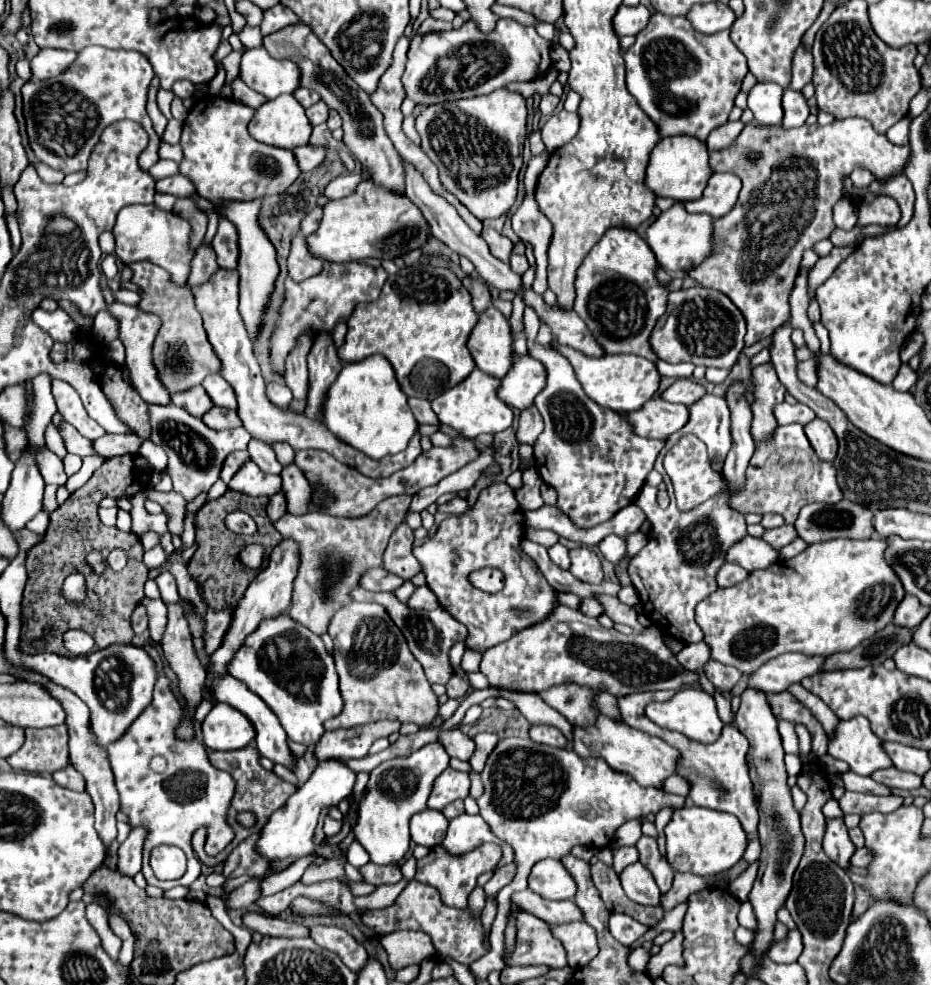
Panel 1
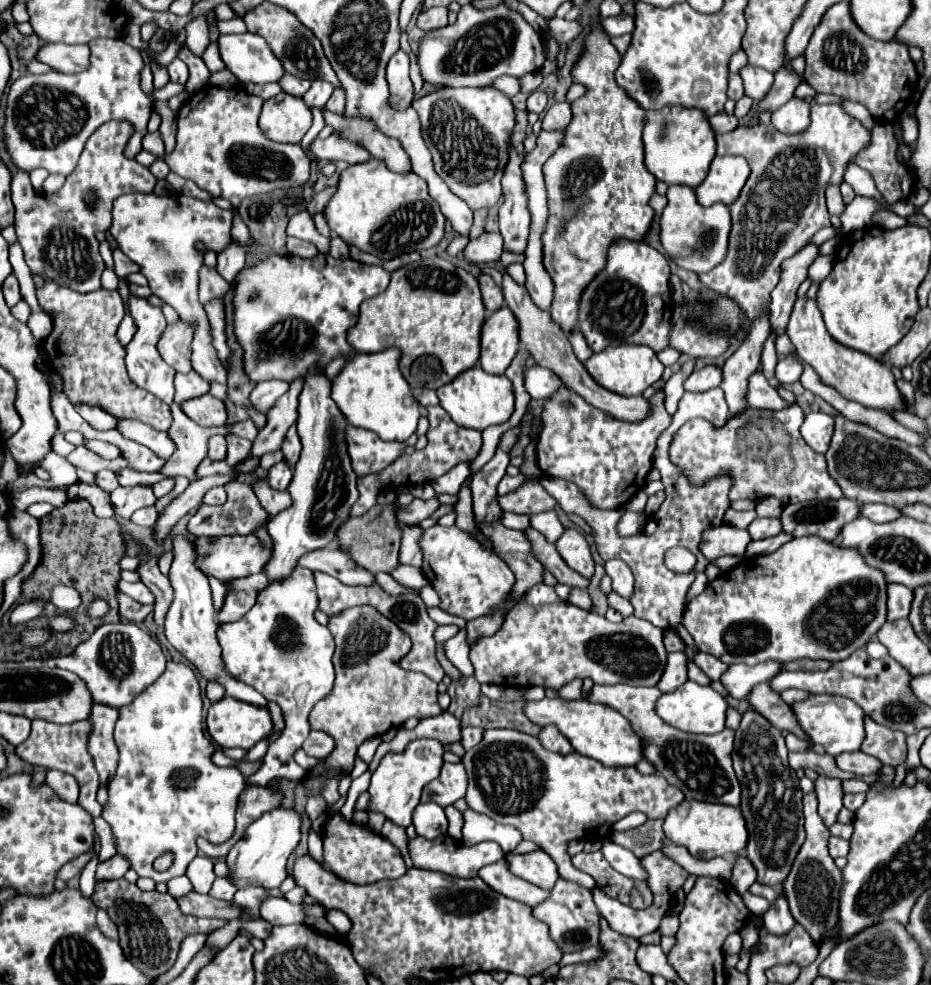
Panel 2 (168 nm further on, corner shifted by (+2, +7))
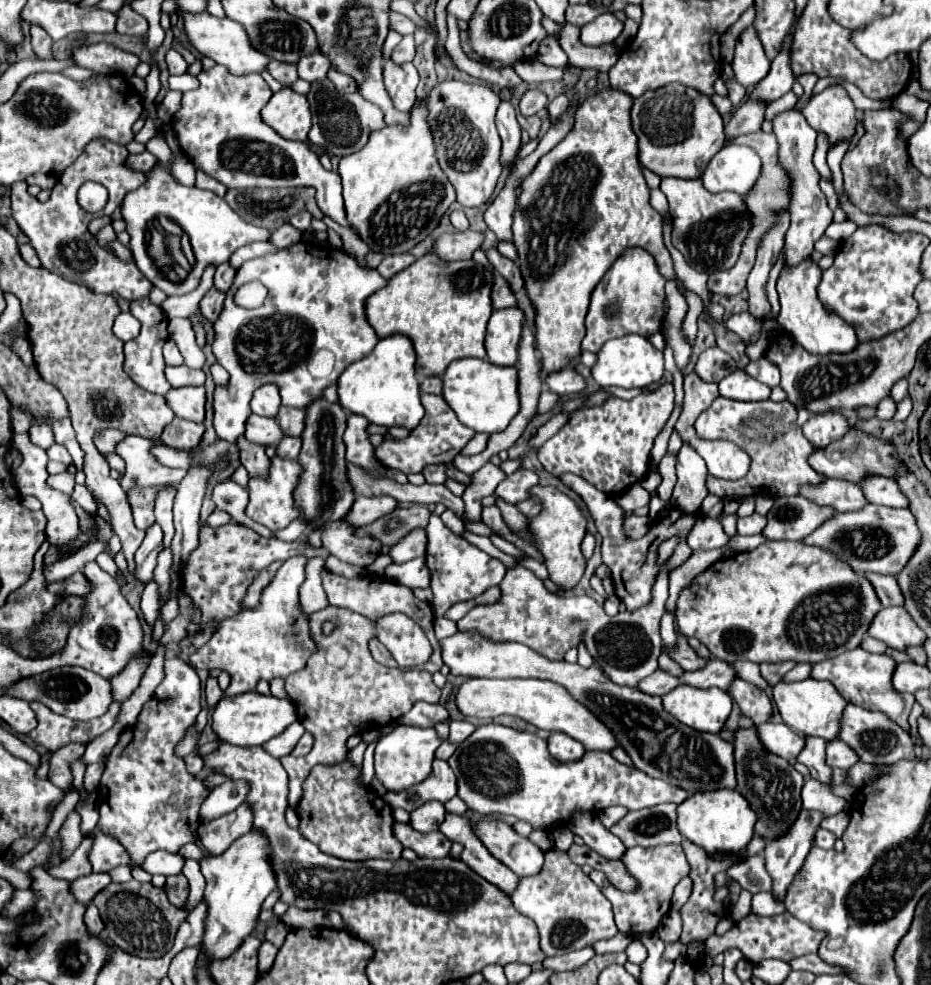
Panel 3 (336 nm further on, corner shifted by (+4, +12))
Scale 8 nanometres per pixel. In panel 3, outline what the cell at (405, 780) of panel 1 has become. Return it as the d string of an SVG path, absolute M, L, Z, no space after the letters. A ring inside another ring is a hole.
M400 724L390 734L382 736L376 744L376 754L374 754L376 778L382 782L382 786L388 792L402 792L418 782L422 782L432 772L434 752L440 744L442 742L440 742L434 728L418 728L418 726Z

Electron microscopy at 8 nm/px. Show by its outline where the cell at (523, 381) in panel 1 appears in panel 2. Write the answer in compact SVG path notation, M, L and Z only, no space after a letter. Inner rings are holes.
M532 365L526 369L524 375L524 385L530 393L532 399L548 399L552 397L552 393L556 393L564 383L560 381L560 377L556 377L556 373L552 373L550 369Z

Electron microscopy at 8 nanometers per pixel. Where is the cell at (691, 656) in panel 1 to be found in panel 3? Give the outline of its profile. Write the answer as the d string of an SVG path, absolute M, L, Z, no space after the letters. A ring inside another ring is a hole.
M656 670L652 676L648 676L646 680L642 680L642 684L638 684L638 688L646 694L654 694L654 696L664 696L668 694L672 688L676 688L680 682L676 676L664 672L664 670Z

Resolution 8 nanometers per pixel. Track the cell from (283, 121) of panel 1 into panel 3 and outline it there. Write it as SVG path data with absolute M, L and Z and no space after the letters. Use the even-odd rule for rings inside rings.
M282 88L262 108L262 120L286 140L306 140L310 130L310 106L306 96Z

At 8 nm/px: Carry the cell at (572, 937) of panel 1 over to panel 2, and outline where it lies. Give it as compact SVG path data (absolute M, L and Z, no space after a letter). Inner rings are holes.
M560 877L556 881L554 889L550 891L550 897L546 901L542 901L540 905L536 905L532 909L532 915L548 925L550 937L558 943L558 947L564 953L580 951L580 949L586 949L586 947L600 943L598 941L598 937L600 937L600 913L592 901L592 893L588 889L580 887L578 883L564 881Z

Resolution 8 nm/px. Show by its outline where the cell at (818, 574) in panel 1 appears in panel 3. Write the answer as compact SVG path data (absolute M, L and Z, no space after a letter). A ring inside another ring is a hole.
M802 540L764 542L752 552L718 560L698 574L680 594L676 624L684 636L698 638L712 656L726 662L822 662L860 646L882 604L866 576L856 574L834 552L808 546Z

